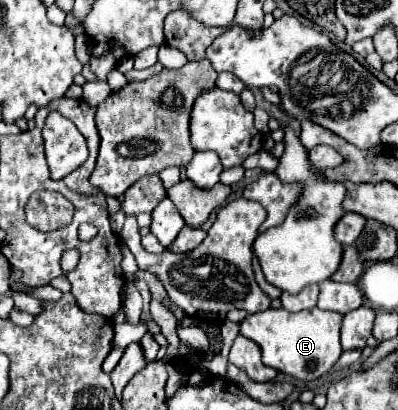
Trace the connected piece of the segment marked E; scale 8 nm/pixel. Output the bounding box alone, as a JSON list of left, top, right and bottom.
[240,308,342,380]

